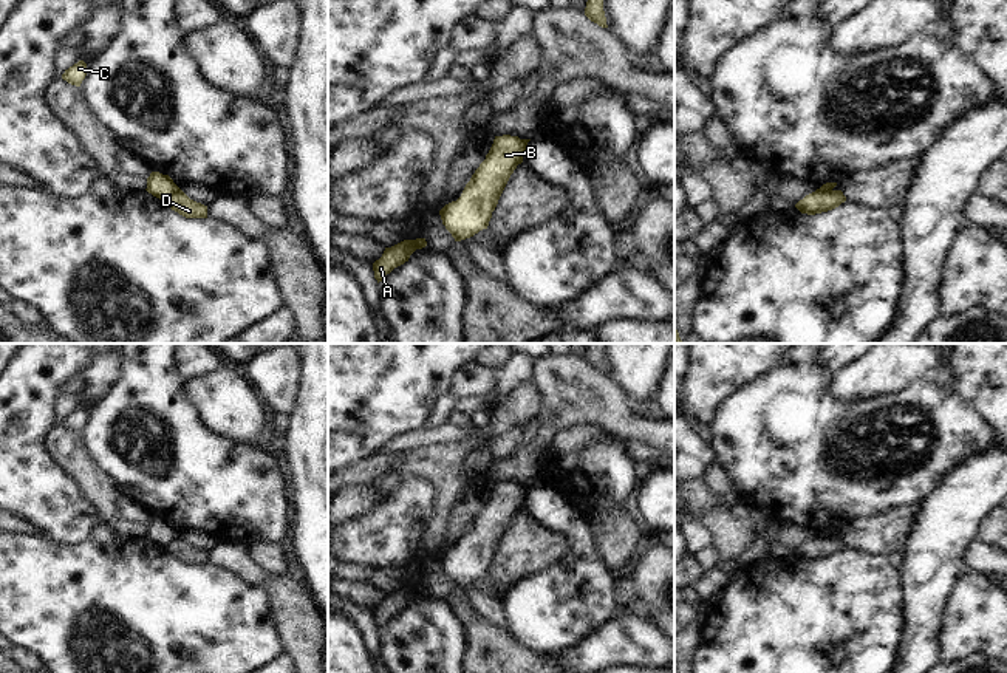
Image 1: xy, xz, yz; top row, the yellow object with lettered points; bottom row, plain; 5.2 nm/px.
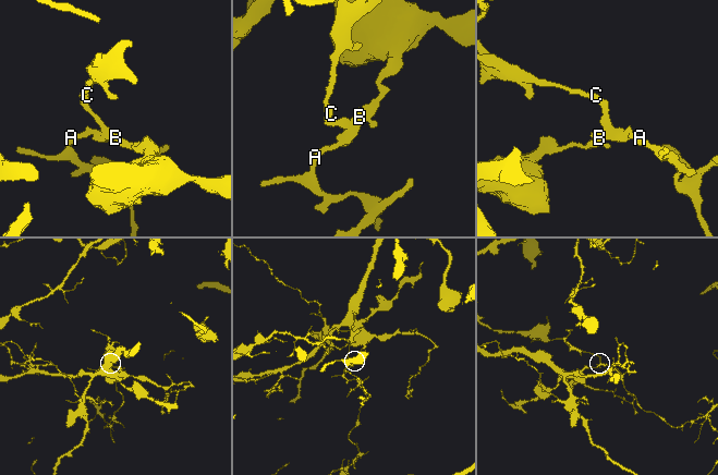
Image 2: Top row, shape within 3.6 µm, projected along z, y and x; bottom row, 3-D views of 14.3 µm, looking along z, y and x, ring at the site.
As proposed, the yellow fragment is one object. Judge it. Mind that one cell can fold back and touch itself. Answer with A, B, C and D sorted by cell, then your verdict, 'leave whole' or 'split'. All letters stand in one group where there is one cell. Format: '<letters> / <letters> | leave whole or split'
A B C / D | split

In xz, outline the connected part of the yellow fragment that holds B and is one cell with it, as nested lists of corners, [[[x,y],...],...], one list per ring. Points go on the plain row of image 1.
[[[495,483],[486,506],[466,531],[461,543],[439,557],[442,571],[455,588],[487,576],[510,521],[523,509],[524,497],[518,483]]]

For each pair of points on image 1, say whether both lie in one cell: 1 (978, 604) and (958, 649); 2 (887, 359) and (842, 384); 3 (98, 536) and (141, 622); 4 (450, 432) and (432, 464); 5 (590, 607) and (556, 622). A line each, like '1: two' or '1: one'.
1: one
2: one
3: two
4: two
5: one

